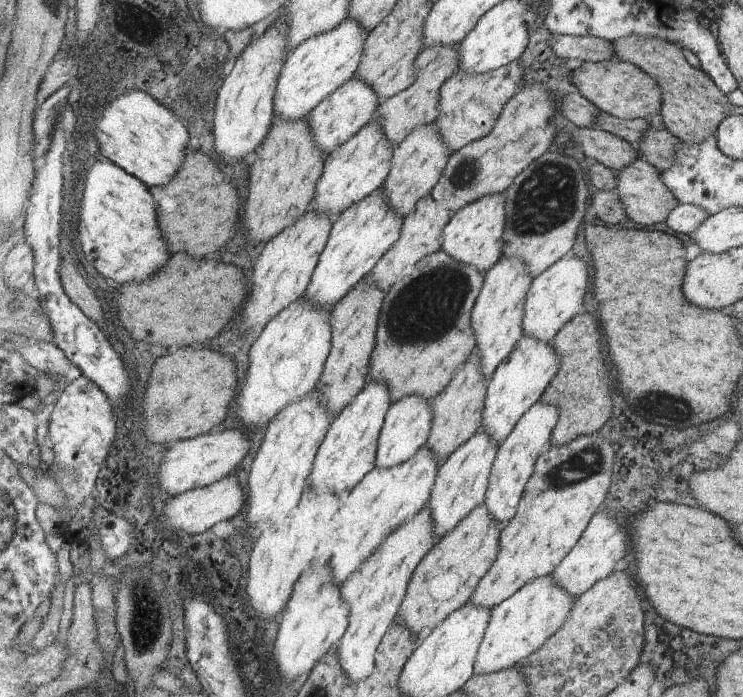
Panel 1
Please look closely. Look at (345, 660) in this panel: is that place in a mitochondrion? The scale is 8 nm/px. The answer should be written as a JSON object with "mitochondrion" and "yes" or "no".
{"mitochondrion":"no"}

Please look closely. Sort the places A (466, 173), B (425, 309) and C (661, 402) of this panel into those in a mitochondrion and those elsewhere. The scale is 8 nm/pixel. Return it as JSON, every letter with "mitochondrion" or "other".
{"A":"mitochondrion","B":"mitochondrion","C":"mitochondrion"}

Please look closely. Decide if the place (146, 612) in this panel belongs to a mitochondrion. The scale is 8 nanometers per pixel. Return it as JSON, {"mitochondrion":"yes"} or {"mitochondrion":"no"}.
{"mitochondrion":"yes"}

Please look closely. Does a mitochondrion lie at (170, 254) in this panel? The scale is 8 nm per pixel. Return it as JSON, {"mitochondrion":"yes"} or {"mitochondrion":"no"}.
{"mitochondrion":"no"}

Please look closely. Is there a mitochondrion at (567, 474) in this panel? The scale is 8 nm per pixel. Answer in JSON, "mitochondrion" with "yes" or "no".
{"mitochondrion":"yes"}

